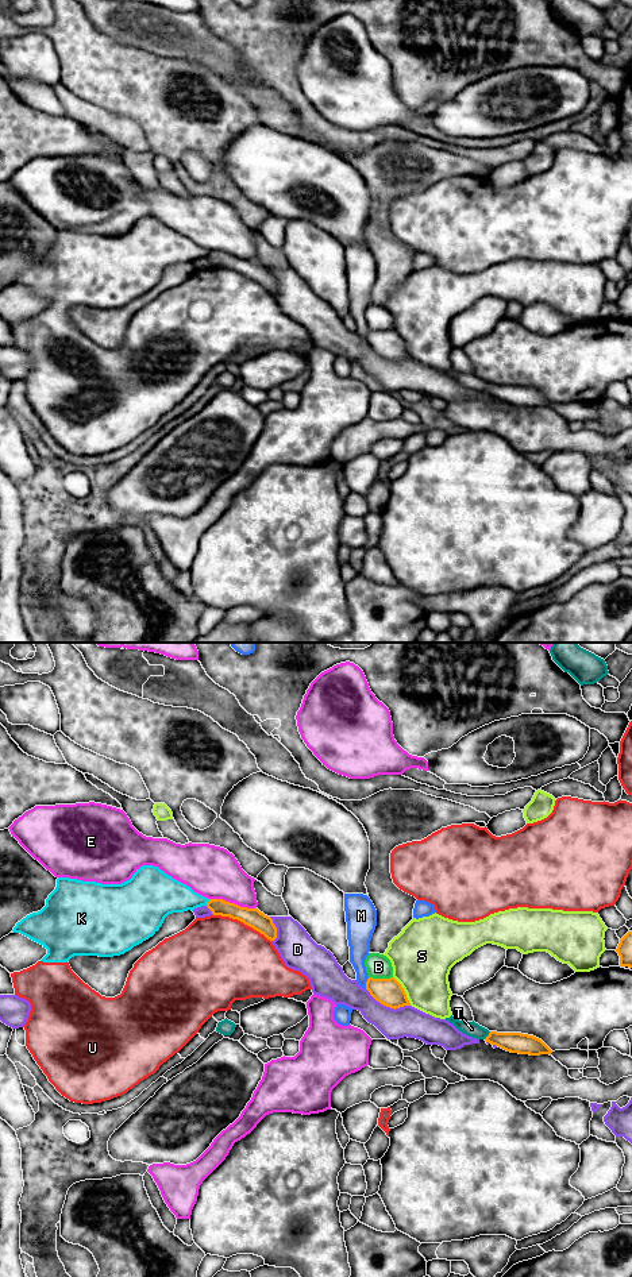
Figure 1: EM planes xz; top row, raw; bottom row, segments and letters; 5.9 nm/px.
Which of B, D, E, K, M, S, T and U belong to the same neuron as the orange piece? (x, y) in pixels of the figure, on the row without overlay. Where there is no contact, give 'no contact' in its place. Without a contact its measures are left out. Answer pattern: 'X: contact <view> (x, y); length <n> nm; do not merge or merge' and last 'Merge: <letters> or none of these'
B: contact xz (381, 331); length 140 nm; do not merge
D: contact xz (388, 358); length 280 nm; do not merge
E: contact xz (232, 255); length 280 nm; do not merge
K: contact xz (208, 254); length 50 nm; do not merge
M: contact xz (366, 335); length 80 nm; do not merge
S: contact xz (404, 343); length 200 nm; do not merge
T: contact xz (488, 388); length 60 nm; do not merge
U: contact xz (242, 273); length 380 nm; do not merge
Merge: none of these

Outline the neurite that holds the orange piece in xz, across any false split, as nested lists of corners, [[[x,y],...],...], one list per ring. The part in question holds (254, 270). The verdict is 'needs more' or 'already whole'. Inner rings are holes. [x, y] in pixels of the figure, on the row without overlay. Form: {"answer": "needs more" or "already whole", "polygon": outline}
{"answer": "already whole", "polygon": [[[209,251],[207,259],[213,267],[230,269],[243,274],[244,277],[263,286],[270,293],[277,290],[277,279],[273,275],[273,271],[261,265],[257,259],[240,259],[223,251]]]}

